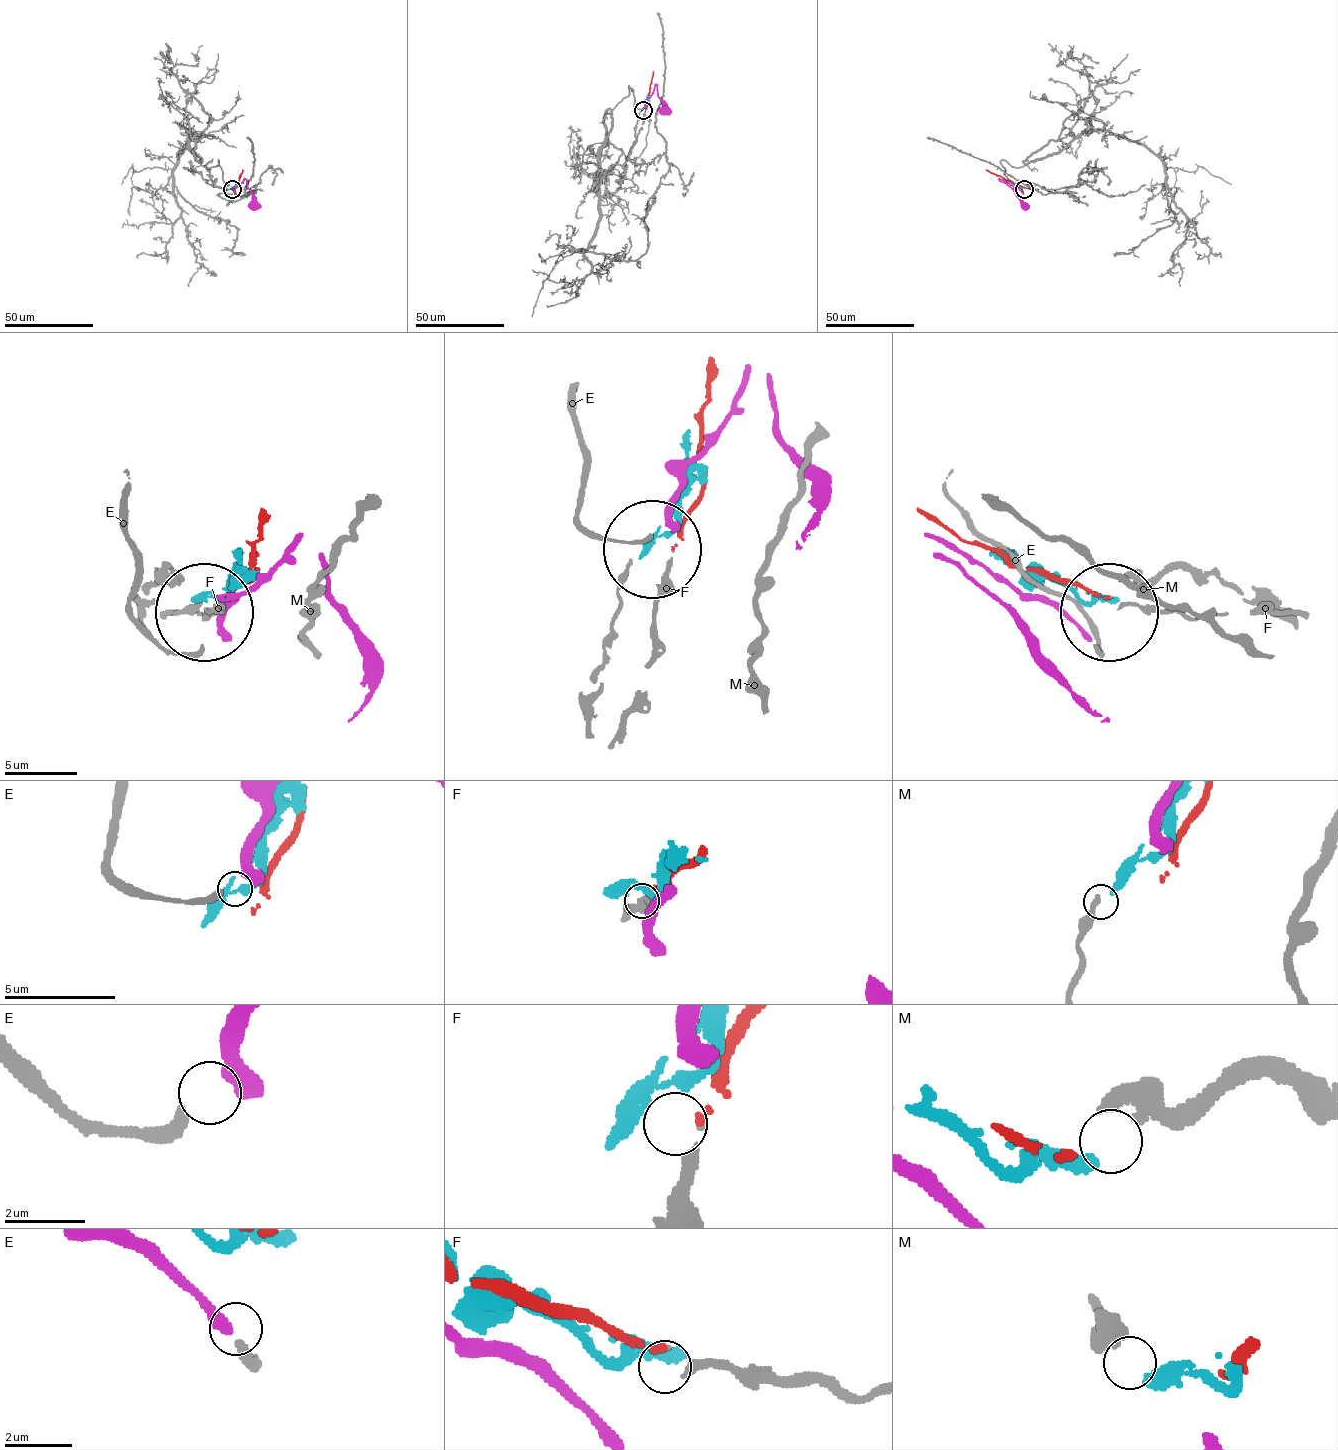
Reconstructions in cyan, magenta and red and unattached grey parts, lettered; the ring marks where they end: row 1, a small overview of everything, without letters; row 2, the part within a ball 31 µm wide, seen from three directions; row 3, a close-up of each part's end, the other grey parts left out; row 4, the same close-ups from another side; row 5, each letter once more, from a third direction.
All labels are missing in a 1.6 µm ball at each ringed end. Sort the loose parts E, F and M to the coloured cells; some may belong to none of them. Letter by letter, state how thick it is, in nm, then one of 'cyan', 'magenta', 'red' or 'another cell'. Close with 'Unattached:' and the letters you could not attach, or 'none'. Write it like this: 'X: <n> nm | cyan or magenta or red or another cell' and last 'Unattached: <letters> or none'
E: 320 nm | magenta
F: 320 nm | red
M: 280 nm | cyan
Unattached: none

